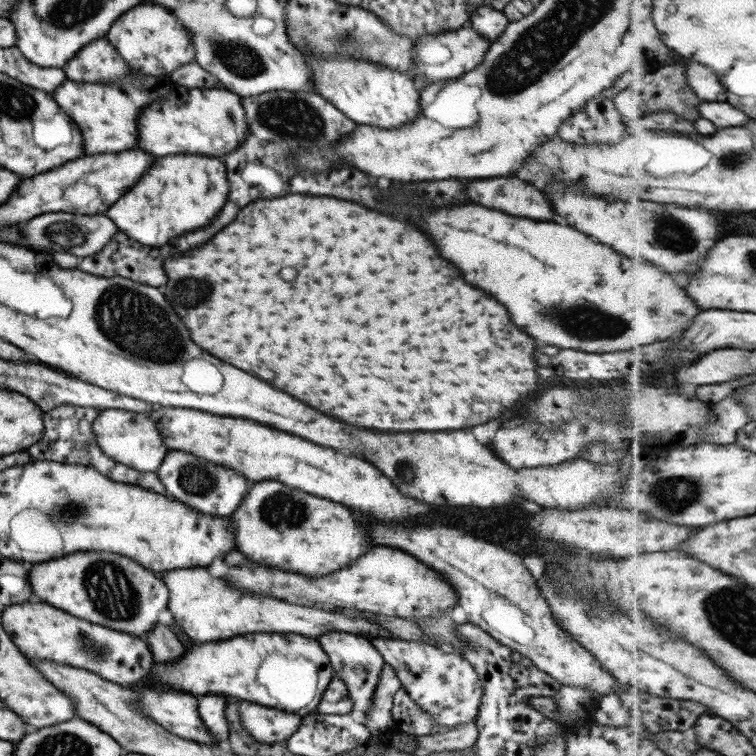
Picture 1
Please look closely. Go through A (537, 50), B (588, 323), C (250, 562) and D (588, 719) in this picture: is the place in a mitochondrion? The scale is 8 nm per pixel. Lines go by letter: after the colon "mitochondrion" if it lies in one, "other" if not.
A: mitochondrion
B: mitochondrion
C: other
D: other

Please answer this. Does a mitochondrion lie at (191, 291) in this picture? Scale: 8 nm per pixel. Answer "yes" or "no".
yes

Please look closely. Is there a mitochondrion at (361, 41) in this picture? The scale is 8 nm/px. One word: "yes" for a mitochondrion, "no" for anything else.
yes

